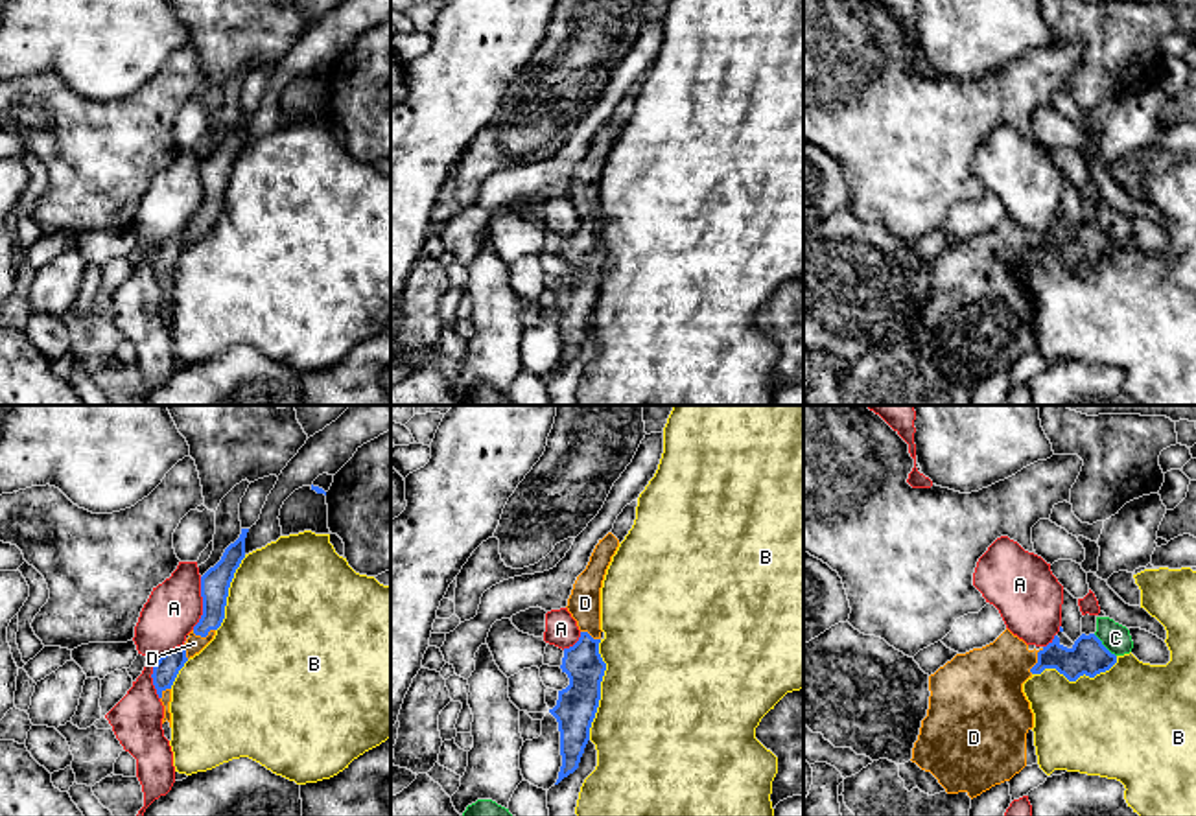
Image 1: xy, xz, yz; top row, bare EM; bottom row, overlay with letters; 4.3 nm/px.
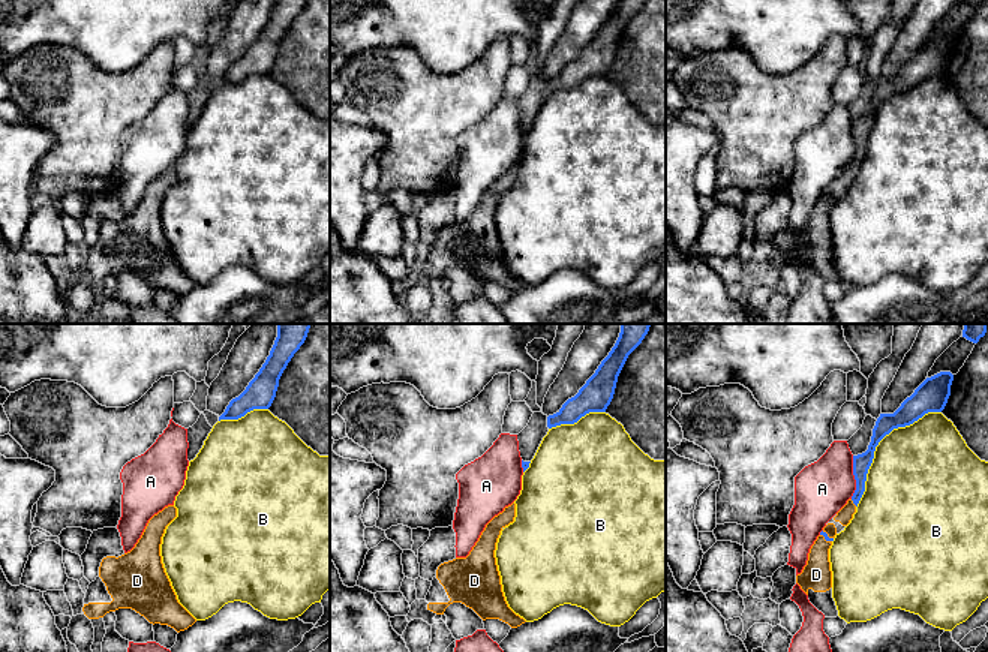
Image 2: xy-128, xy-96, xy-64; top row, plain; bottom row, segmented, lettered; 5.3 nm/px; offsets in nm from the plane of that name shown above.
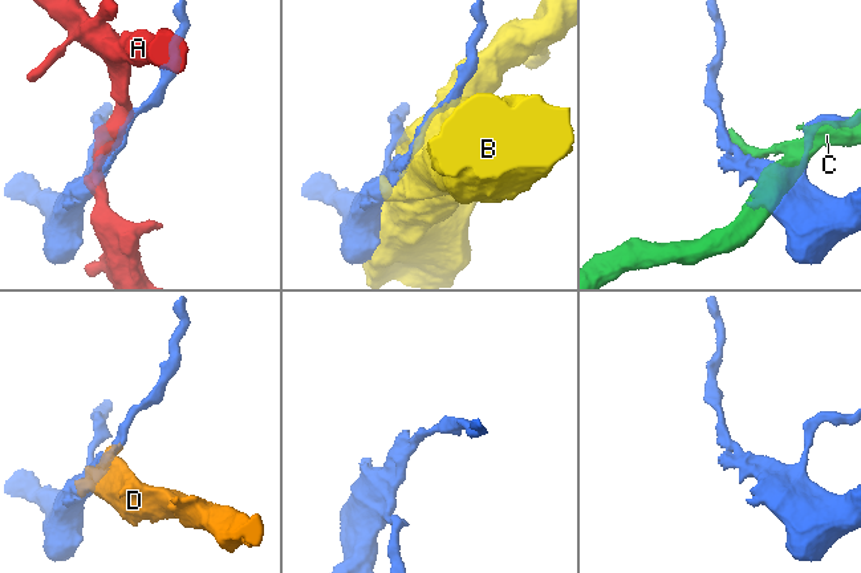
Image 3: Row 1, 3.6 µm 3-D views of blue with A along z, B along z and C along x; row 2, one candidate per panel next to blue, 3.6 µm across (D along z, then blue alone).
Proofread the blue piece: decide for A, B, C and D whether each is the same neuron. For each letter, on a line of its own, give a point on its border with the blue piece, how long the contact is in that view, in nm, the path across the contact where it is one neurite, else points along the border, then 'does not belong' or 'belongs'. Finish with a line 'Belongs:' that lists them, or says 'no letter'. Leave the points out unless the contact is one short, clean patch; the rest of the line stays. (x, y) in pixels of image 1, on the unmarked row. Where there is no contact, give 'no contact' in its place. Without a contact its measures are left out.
A: xy (153, 255) | 260 nm | does not belong
B: xz (599, 277) | 440 nm | does not belong
C: yz (1102, 233) | 140 nm | does not belong
D: yz (1038, 247) | 130 nm | across yz (1088, 244), (1038, 247), (1007, 251), (986, 271) | belongs
Belongs: D

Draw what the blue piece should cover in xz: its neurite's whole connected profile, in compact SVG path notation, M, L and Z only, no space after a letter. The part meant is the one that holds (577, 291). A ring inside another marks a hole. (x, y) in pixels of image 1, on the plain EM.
M612 120L599 127L568 186L566 195L577 208L580 225L573 234L564 236L560 256L568 262L569 273L558 278L557 293L549 297L558 309L562 343L555 372L579 356L599 295L601 269L606 258L599 241L601 175L617 134L619 127Z

